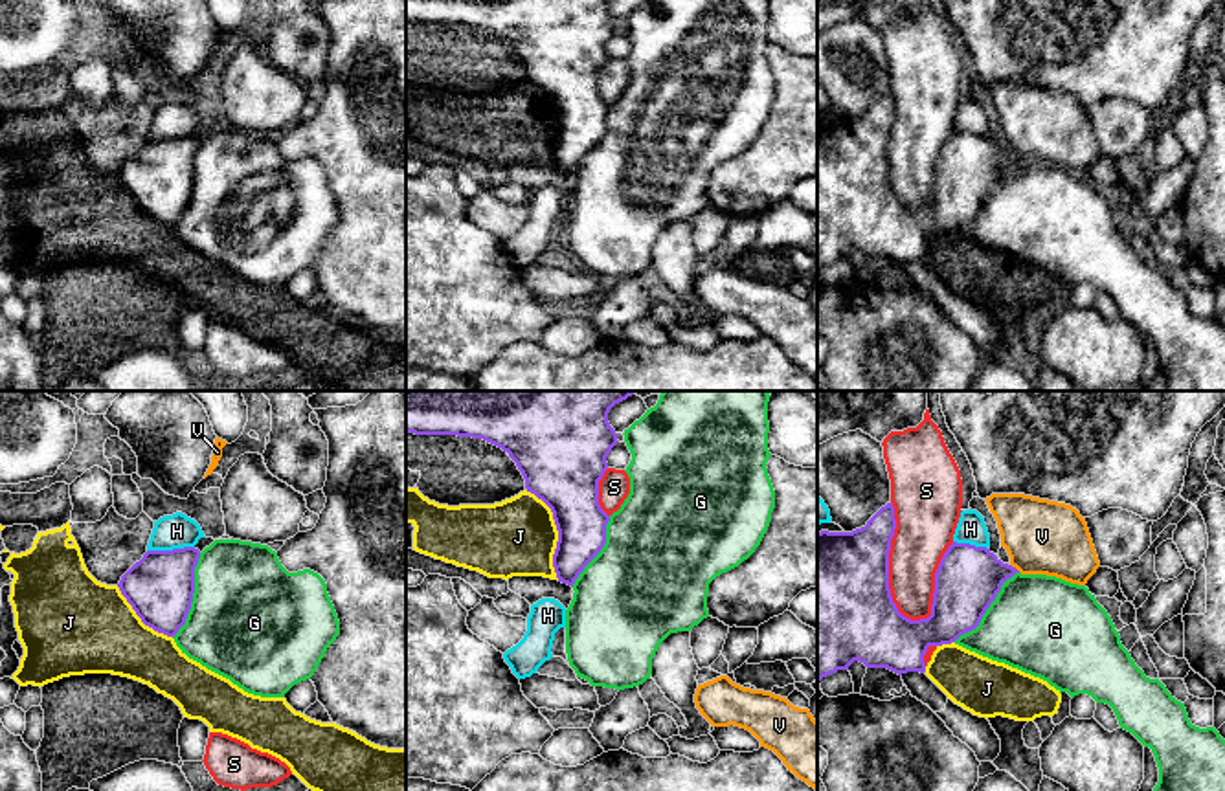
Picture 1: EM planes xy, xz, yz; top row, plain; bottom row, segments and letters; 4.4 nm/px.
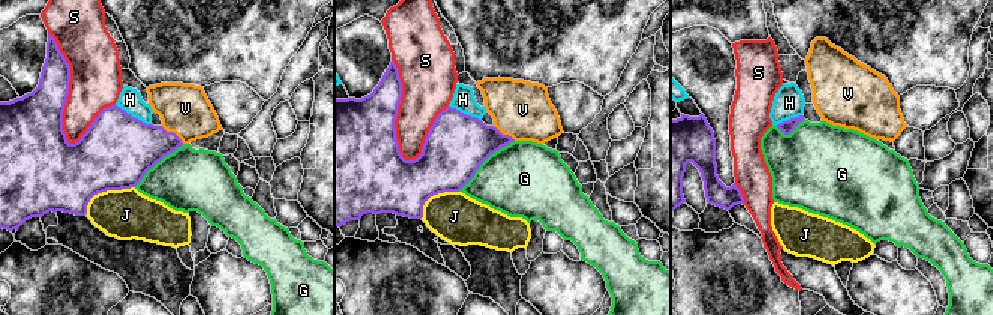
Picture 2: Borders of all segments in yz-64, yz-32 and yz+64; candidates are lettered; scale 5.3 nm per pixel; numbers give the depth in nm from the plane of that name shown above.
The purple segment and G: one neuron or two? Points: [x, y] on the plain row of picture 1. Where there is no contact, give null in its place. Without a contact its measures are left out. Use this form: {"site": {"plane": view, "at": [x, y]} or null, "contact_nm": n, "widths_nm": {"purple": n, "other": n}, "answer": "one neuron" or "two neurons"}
{"site": {"plane": "xy", "at": [191, 184]}, "contact_nm": 400, "widths_nm": {"purple": 300, "other": 480}, "answer": "two neurons"}

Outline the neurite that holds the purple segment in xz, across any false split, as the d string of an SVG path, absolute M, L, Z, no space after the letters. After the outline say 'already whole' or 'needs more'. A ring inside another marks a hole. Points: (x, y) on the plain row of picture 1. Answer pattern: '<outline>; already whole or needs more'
M406 0L406 22L483 28L516 51L527 81L553 101L558 130L553 156L558 171L573 176L584 156L606 132L610 105L599 94L599 70L606 46L619 31L608 11L610 0Z; already whole

